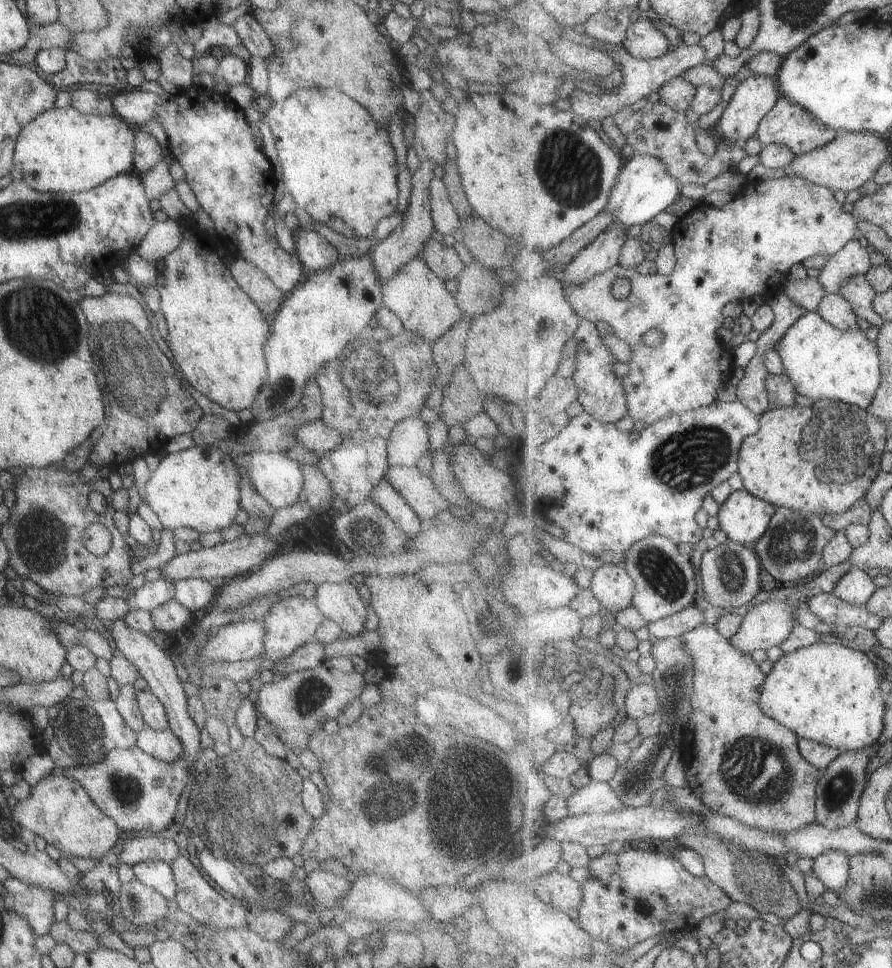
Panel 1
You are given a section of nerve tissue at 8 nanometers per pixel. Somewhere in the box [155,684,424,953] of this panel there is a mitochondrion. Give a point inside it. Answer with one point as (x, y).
(227, 789)

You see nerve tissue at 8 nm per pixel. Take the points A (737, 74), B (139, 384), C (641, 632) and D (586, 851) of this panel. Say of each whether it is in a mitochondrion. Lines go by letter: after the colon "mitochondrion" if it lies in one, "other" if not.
A: other
B: mitochondrion
C: other
D: other

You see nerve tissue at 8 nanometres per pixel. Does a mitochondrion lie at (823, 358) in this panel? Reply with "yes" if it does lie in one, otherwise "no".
no

